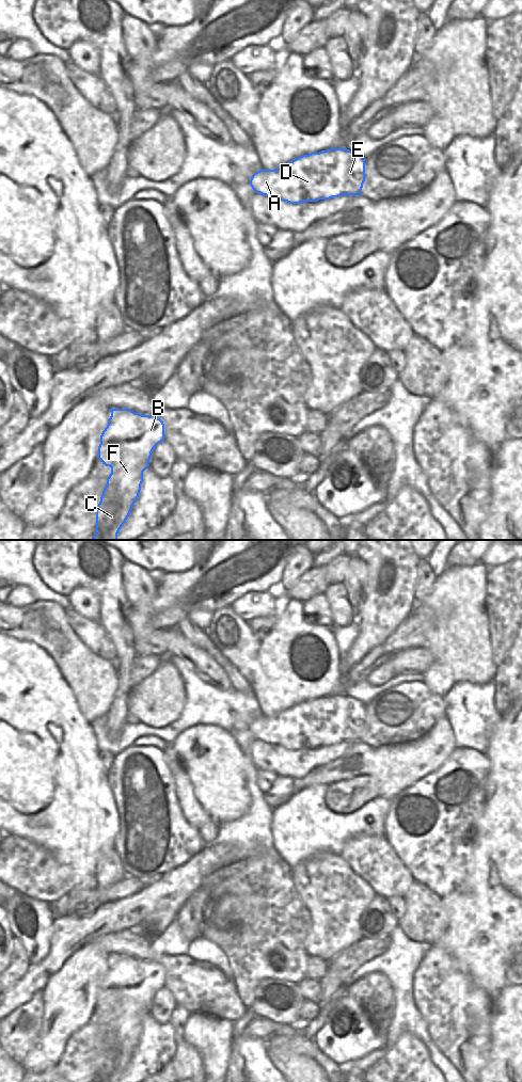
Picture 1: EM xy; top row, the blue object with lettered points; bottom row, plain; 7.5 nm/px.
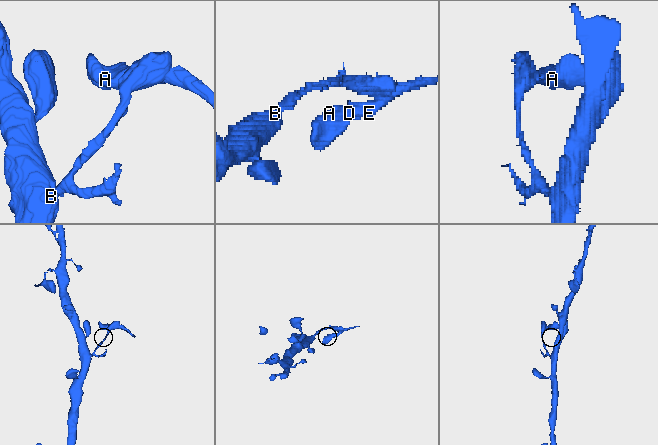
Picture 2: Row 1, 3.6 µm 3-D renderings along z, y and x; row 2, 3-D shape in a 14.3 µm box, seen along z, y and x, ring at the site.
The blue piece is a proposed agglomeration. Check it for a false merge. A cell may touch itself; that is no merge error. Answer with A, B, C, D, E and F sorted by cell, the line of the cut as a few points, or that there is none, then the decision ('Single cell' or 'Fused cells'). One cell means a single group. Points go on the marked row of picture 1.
Groups: A D E / B C F. Split along xy (149, 416), (159, 418). Fused cells.

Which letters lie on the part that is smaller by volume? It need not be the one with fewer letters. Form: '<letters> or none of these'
A, D, E

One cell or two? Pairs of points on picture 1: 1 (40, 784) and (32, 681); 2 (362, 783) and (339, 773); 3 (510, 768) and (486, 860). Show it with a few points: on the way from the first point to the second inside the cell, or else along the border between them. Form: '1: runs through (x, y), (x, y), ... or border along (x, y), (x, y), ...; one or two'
1: runs through (40, 759), (44, 737), (34, 728), (34, 706); one
2: border along (375, 778), (353, 776), (328, 785); two
3: runs through (510, 791), (510, 834), (507, 838); one

